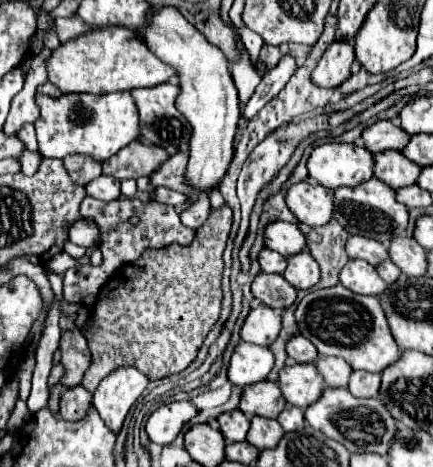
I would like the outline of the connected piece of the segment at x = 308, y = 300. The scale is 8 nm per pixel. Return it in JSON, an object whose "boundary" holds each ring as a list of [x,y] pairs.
{"boundary":[[[342,284],[306,294],[298,304],[296,322],[300,334],[318,348],[320,356],[340,356],[354,370],[382,372],[384,368],[400,360],[402,352],[390,332],[380,300],[374,296],[354,294]]]}

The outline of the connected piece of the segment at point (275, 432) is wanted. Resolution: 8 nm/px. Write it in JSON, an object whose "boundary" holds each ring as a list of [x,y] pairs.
{"boundary":[[[256,416],[256,418],[252,418],[246,440],[252,446],[256,446],[258,450],[268,450],[268,448],[276,448],[278,442],[282,440],[282,436],[284,436],[284,430],[276,420],[258,420],[258,416]]]}

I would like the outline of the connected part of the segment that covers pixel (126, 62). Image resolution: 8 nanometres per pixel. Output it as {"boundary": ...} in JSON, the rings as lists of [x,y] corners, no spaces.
{"boundary":[[[108,26],[94,30],[86,36],[70,40],[56,48],[48,58],[48,80],[56,84],[64,94],[70,92],[90,92],[90,94],[110,94],[118,90],[150,88],[168,82],[176,76],[176,70],[160,62],[142,42],[138,32],[118,26]]]}

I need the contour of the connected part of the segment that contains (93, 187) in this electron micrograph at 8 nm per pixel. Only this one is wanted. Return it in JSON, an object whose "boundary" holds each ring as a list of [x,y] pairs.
{"boundary":[[[100,176],[98,180],[92,180],[90,184],[86,184],[86,192],[88,192],[88,196],[102,200],[102,202],[114,202],[122,196],[120,182],[114,180],[112,176]]]}

